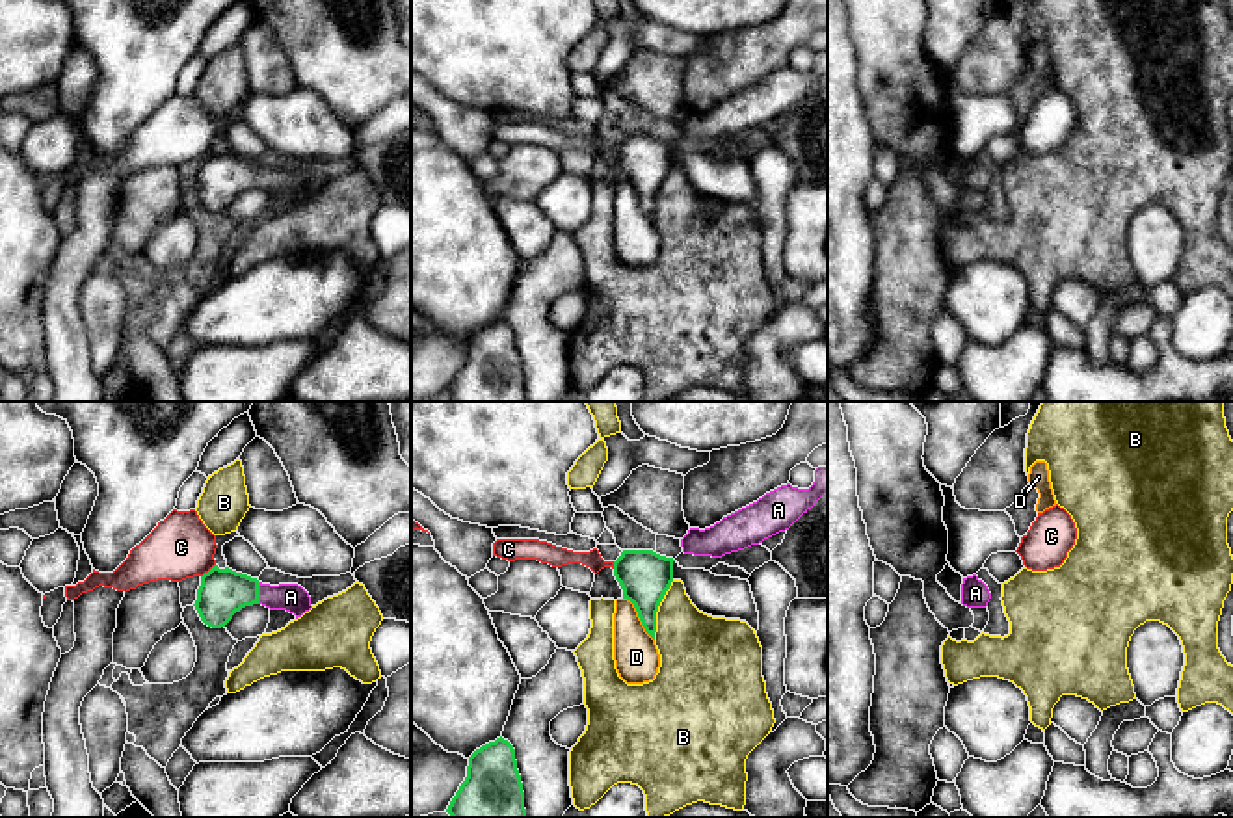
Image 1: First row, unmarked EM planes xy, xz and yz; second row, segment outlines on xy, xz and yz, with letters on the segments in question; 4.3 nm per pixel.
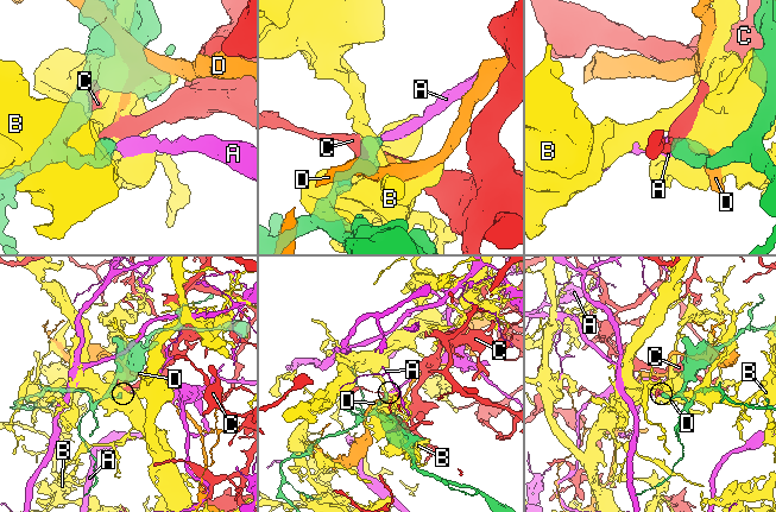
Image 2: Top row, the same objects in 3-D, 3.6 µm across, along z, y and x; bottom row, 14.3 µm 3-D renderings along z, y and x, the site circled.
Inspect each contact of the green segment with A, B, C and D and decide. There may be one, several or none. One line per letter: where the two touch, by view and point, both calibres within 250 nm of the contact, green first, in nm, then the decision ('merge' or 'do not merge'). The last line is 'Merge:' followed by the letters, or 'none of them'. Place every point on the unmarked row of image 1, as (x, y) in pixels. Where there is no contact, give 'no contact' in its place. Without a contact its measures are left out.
A: contact xy (257, 177); calibres 200 and 120 nm; merge
B: contact xz (657, 194); calibres 220 and 320 nm; do not merge
C: contact xy (209, 155); calibres 200 and 280 nm; do not merge
D: contact xz (638, 199); calibres 220 and 190 nm; do not merge
Merge: A

